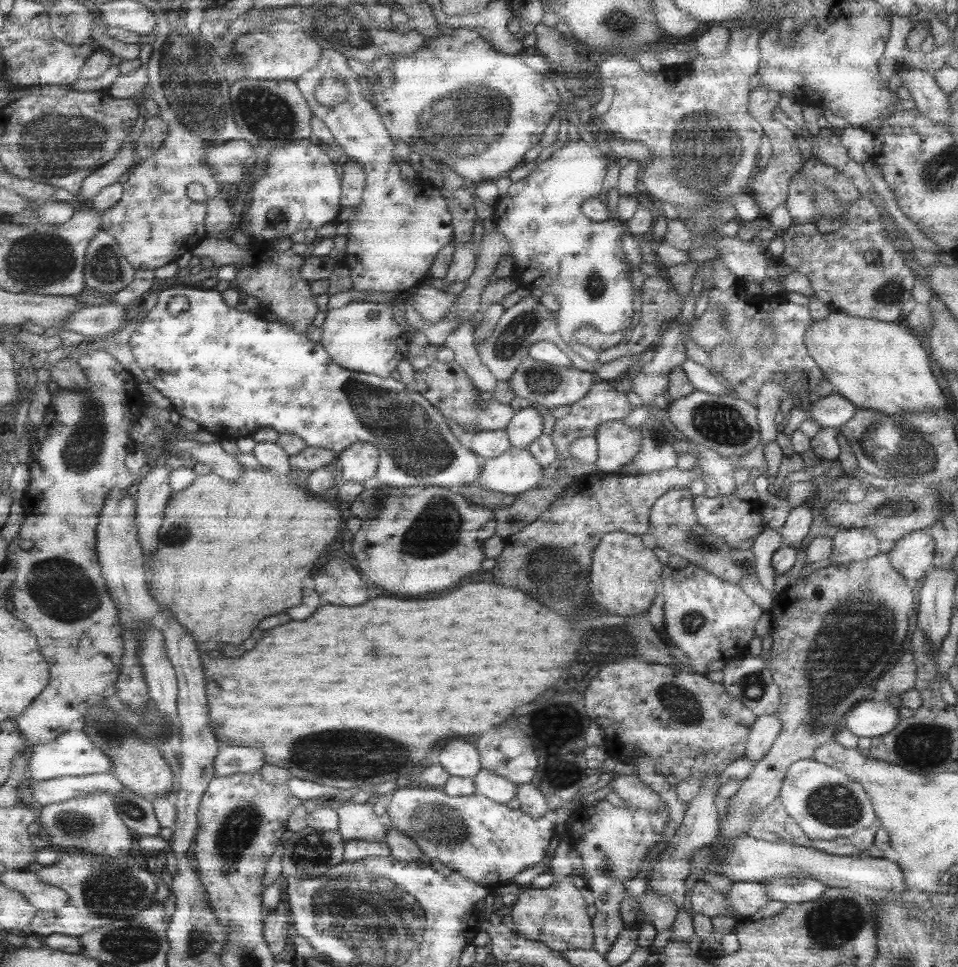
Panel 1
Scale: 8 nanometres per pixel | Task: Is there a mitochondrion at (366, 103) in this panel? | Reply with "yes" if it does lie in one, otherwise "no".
no

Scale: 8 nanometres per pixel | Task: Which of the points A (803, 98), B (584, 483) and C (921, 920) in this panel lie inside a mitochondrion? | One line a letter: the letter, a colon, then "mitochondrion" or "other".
A: other
B: other
C: other

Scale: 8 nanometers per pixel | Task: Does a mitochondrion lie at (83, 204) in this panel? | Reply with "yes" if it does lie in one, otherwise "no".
no

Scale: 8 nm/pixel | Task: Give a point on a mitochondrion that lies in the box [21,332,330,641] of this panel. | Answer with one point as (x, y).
(82, 451)

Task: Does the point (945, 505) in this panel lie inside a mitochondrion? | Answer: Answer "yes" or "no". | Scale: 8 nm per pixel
no

